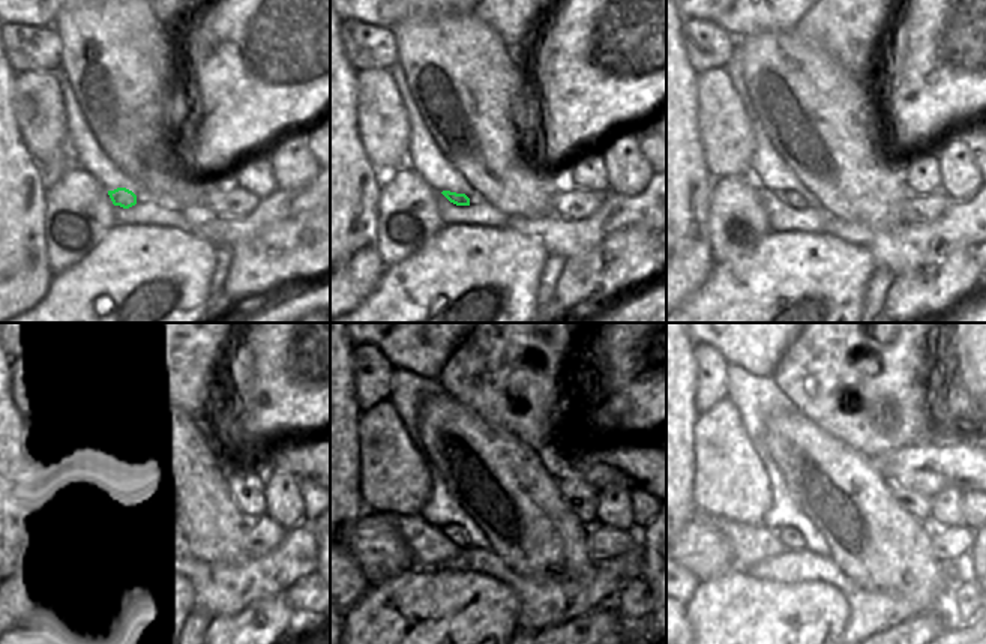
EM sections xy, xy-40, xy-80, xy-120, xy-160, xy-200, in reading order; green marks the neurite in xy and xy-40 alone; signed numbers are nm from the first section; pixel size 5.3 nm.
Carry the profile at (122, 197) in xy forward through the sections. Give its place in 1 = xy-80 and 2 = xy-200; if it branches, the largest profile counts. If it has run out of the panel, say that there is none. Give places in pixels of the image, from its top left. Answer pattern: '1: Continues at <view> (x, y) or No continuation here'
1: Continues at xy-80 (791, 197)
2: Continues at xy-200 (791, 538).

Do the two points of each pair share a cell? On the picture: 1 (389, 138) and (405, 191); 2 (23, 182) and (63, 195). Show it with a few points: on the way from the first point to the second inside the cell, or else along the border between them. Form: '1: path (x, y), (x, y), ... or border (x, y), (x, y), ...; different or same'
1: border (408, 165), (402, 165), (396, 171); different
2: border (47, 188), (42, 224); different

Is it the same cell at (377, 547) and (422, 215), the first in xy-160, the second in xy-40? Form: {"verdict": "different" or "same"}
{"verdict": "same"}

